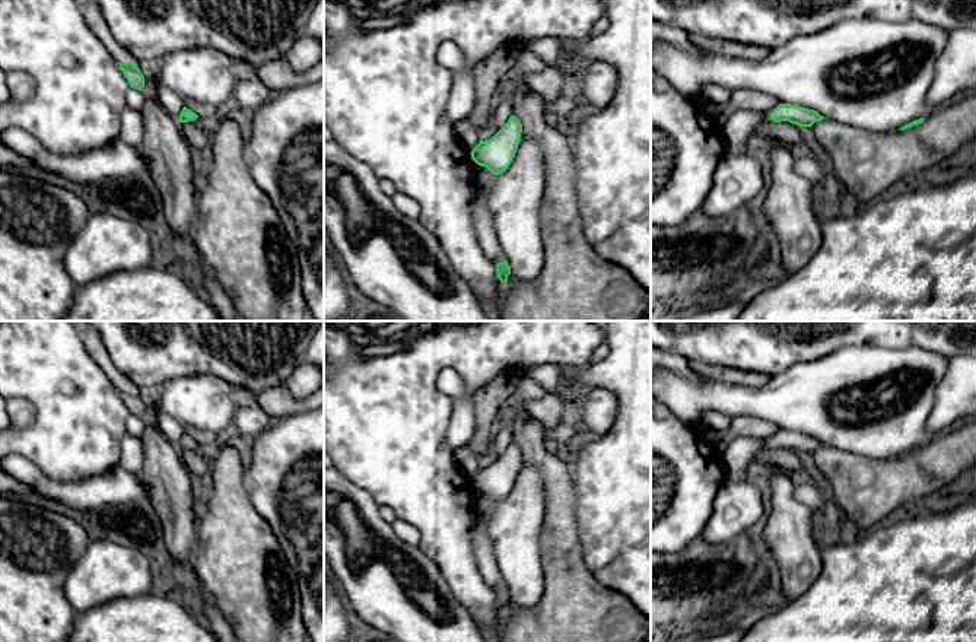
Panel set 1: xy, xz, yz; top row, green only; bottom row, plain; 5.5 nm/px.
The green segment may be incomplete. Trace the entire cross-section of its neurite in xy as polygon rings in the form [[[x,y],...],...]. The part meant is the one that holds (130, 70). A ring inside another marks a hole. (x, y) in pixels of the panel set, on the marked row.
[[[120,63],[120,70],[123,71],[124,77],[127,79],[130,88],[143,90],[144,76],[142,74],[142,71],[136,63]]]

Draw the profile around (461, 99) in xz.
[[[452,41],[441,44],[436,58],[454,74],[446,114],[449,121],[455,124],[470,117],[476,102],[473,69],[467,64],[461,48]]]

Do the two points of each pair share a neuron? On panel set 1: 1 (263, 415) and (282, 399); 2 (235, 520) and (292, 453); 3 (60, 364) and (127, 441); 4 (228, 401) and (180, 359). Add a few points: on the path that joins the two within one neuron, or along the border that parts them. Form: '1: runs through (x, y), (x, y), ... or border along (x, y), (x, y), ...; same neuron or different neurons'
1: border along (263, 404), (272, 412); different neurons
2: border along (244, 470), (250, 502), (272, 530); different neurons
3: border along (126, 432), (120, 441), (120, 461), (117, 464); different neurons
4: border along (228, 384), (210, 374), (186, 374), (164, 385); different neurons

